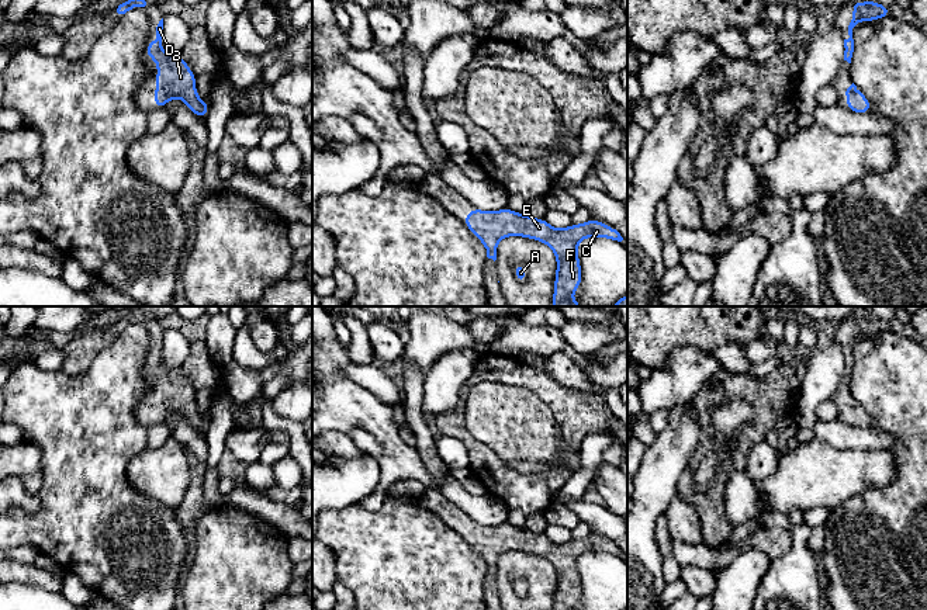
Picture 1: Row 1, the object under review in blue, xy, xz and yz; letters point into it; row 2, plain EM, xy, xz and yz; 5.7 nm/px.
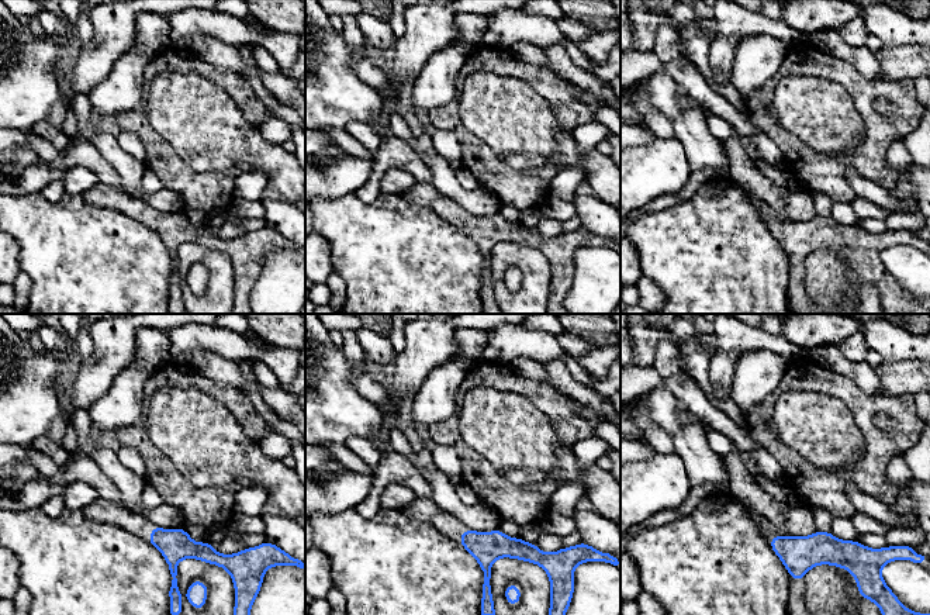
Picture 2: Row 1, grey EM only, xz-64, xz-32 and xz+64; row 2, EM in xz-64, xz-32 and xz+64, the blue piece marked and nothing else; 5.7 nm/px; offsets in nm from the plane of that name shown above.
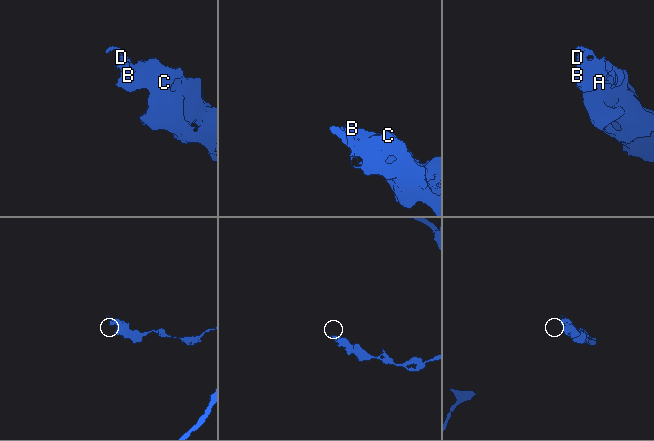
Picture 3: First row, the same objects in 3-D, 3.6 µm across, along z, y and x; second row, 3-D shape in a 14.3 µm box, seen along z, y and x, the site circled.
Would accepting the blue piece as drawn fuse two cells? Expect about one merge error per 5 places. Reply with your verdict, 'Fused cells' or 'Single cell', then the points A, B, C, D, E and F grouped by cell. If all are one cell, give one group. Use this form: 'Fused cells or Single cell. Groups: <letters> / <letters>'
Single cell. Groups: A B C D E F

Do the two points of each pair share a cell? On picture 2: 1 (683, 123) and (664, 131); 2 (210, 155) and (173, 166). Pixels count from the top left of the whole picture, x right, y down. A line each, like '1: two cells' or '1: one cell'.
1: two cells
2: two cells

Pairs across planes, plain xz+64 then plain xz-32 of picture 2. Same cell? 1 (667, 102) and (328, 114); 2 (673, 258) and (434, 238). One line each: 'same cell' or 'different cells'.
1: same cell
2: same cell

